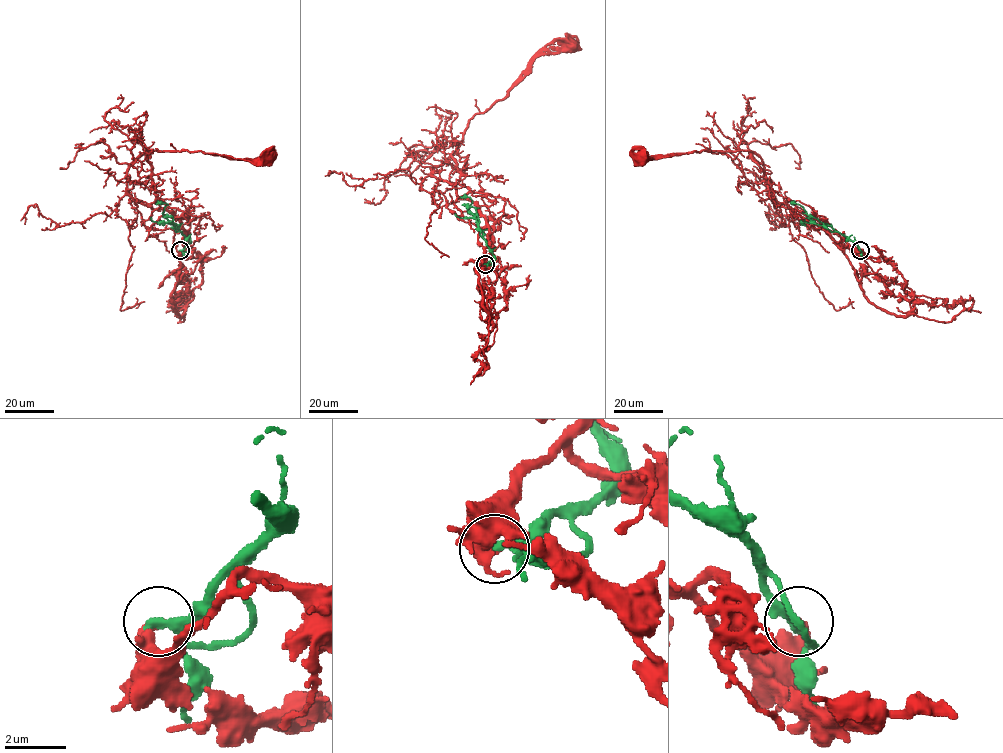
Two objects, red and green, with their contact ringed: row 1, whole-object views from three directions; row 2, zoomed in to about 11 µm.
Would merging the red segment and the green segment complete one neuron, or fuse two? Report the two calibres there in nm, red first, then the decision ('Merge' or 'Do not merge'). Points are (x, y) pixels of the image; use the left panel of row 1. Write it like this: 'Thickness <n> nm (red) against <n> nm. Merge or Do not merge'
Thickness 300 nm (red) against 260 nm. Merge

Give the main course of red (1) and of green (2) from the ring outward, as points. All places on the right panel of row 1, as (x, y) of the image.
1: (861, 250), (840, 248), (797, 209), (778, 203), (762, 160), (748, 150), (641, 158)
2: (861, 250), (793, 203)

